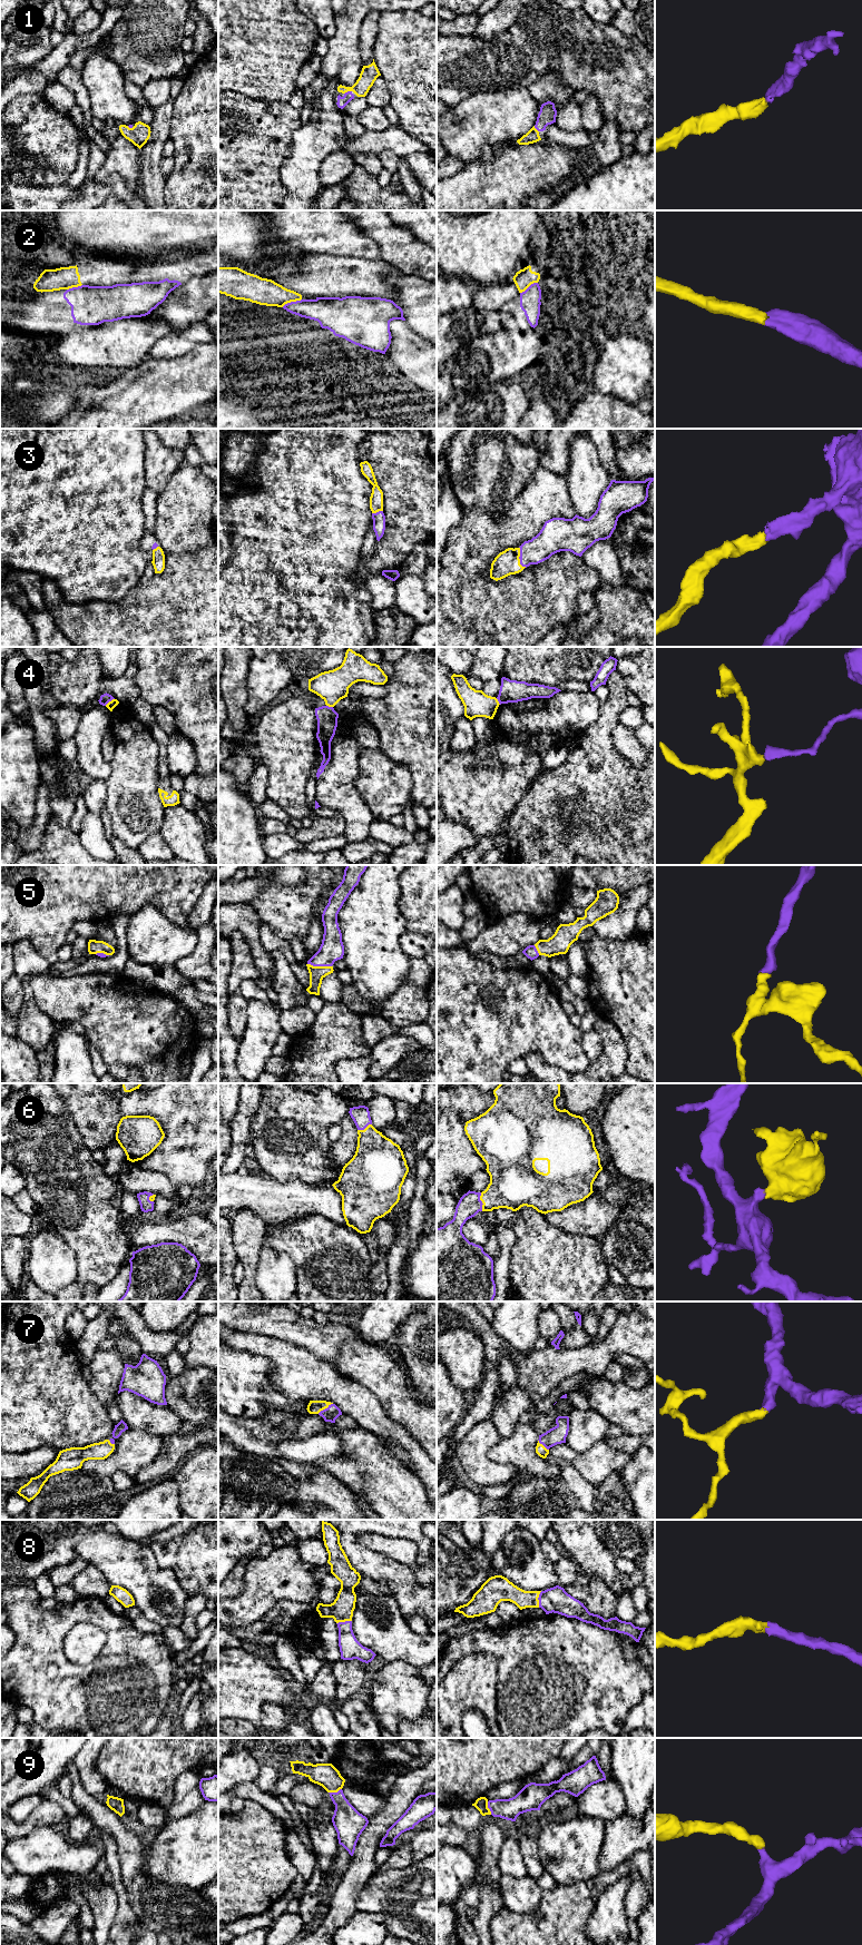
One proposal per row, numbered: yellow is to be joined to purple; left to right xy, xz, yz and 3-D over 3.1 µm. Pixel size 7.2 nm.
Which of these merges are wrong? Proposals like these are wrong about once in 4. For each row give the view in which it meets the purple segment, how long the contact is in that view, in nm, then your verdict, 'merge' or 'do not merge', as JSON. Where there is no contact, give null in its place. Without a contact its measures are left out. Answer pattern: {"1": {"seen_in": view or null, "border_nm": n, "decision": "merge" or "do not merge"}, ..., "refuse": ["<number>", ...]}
{"1": {"seen_in": "xz", "border_nm": 60, "decision": "merge"}, "2": {"seen_in": "xz", "border_nm": 160, "decision": "do not merge"}, "3": {"seen_in": "yz", "border_nm": 160, "decision": "merge"}, "4": {"seen_in": "xy", "border_nm": 90, "decision": "do not merge"}, "5": {"seen_in": "xz", "border_nm": 180, "decision": "merge"}, "6": {"seen_in": "yz", "border_nm": 140, "decision": "merge"}, "7": {"seen_in": "xz", "border_nm": 130, "decision": "merge"}, "8": {"seen_in": "yz", "border_nm": 120, "decision": "merge"}, "9": {"seen_in": "xz", "border_nm": 100, "decision": "merge"}, "refuse": ["2", "4"]}

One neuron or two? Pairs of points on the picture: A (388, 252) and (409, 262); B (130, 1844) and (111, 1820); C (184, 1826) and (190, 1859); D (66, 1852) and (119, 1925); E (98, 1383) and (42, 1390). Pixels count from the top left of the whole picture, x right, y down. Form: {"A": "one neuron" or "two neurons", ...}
{"A": "one neuron", "B": "one neuron", "C": "one neuron", "D": "two neurons", "E": "two neurons"}

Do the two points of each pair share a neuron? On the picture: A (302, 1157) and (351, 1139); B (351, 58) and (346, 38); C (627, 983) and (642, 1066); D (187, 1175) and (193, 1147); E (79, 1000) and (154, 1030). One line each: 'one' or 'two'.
A: two
B: one
C: one
D: one
E: one

